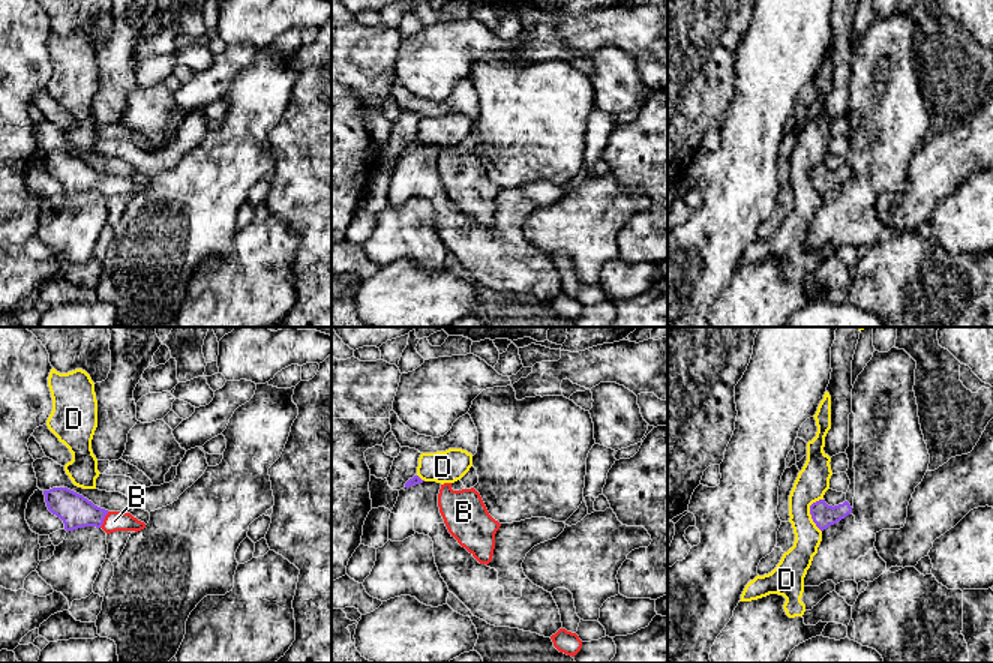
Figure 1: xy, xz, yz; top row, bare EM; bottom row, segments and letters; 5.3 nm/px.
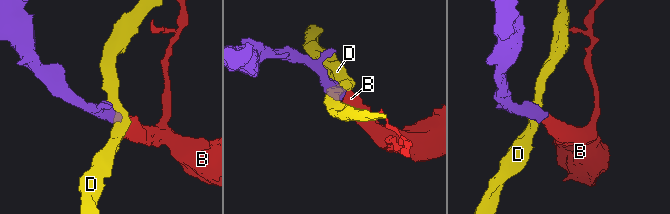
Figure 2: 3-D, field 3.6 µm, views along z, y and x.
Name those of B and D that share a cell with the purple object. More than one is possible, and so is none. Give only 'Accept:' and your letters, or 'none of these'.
Accept: B

